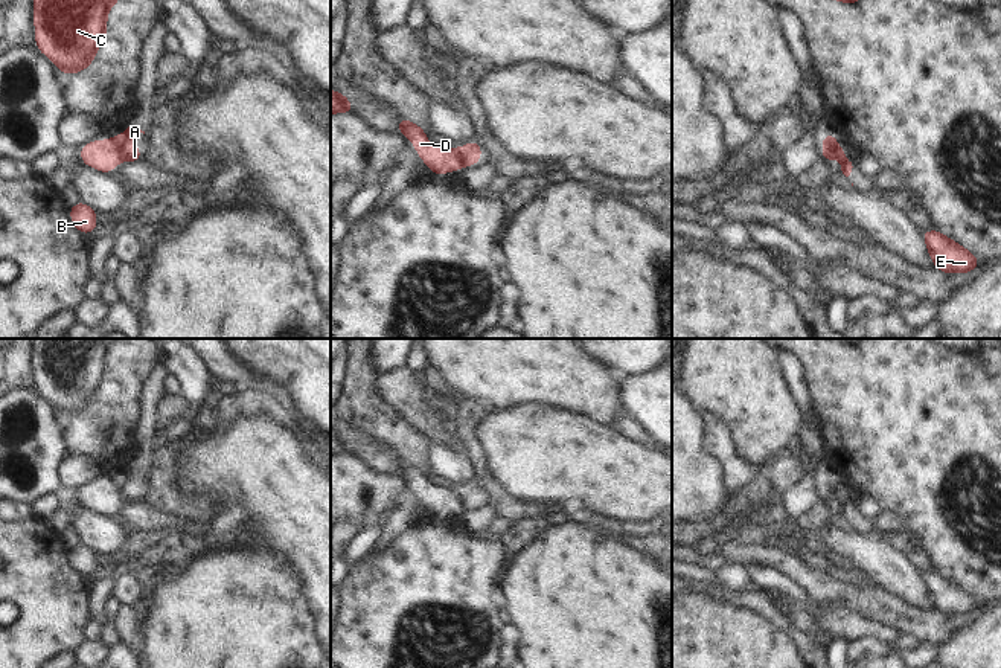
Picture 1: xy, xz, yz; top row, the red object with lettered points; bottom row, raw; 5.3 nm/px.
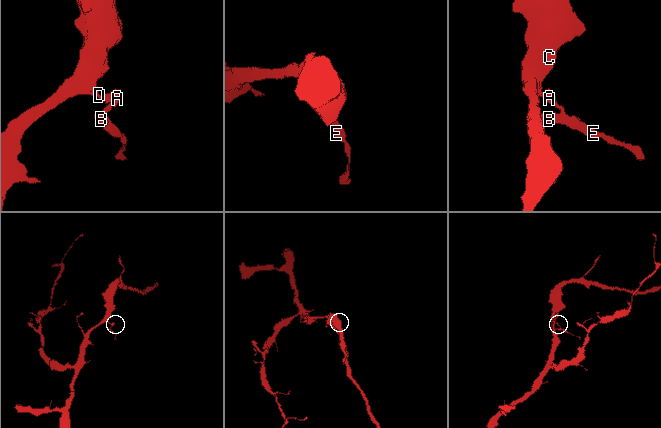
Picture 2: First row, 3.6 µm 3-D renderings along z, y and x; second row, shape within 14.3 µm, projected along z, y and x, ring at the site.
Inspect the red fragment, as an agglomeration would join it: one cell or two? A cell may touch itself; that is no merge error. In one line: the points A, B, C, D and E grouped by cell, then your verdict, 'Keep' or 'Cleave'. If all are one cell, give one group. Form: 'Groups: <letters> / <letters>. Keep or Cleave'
Groups: A B E / C D. Cleave.

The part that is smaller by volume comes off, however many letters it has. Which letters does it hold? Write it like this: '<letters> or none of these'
A, B, E

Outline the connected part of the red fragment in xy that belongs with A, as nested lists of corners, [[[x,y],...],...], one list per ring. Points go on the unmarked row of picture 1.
[[[128,468],[128,470],[119,477],[119,480],[120,480],[119,490],[120,490],[122,502],[123,502],[123,503],[139,503],[139,502],[142,500],[142,497],[140,497],[140,490],[139,490],[139,488],[134,488],[134,487],[130,488],[130,487],[126,485],[128,482],[134,482],[139,474],[143,474],[143,476],[145,476],[145,473],[142,473],[142,471],[139,471],[139,470],[131,470],[131,468]]]

